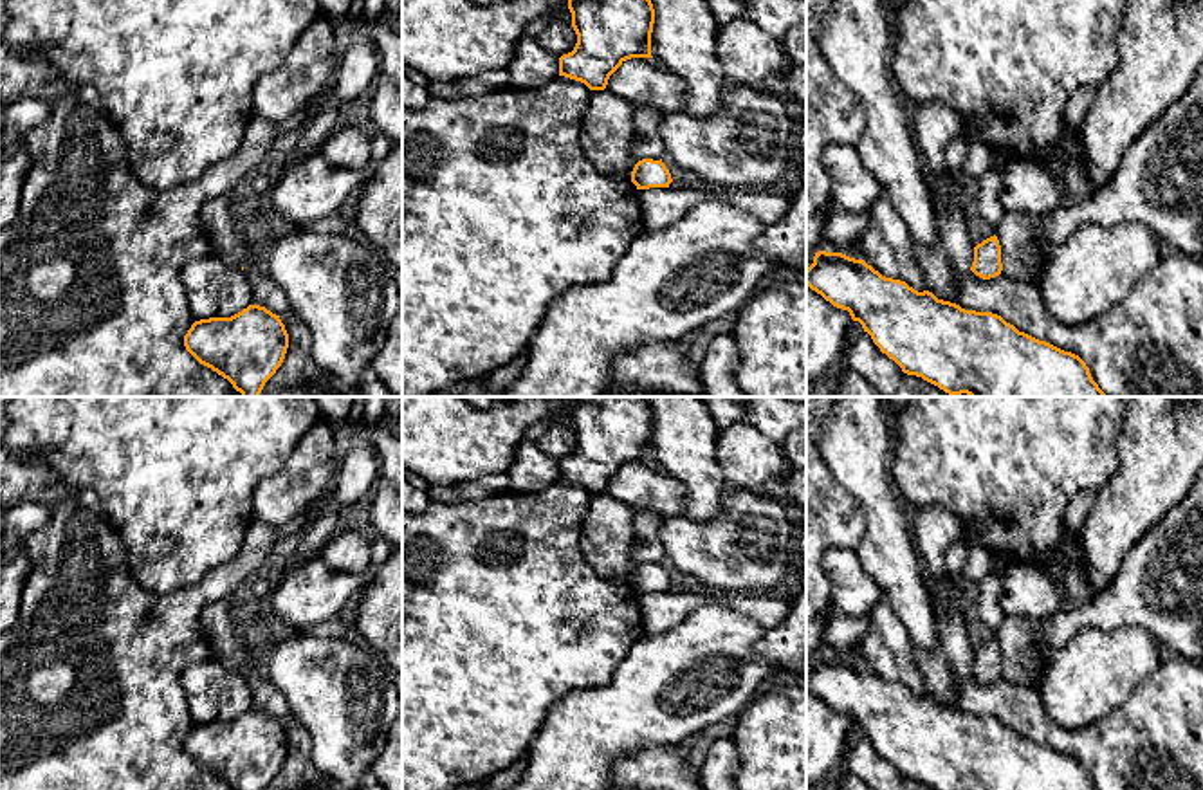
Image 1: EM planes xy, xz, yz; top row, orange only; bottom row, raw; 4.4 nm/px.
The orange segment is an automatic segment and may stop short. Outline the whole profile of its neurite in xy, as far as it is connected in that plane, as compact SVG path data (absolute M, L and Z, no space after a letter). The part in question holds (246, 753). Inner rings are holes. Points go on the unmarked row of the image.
M249 709L231 721L195 725L184 750L233 790L265 790L285 763L289 738L280 720Z

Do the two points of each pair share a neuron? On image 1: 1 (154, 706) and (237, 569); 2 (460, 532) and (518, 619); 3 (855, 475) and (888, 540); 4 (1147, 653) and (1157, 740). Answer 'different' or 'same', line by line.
1: same
2: same
3: same
4: different

